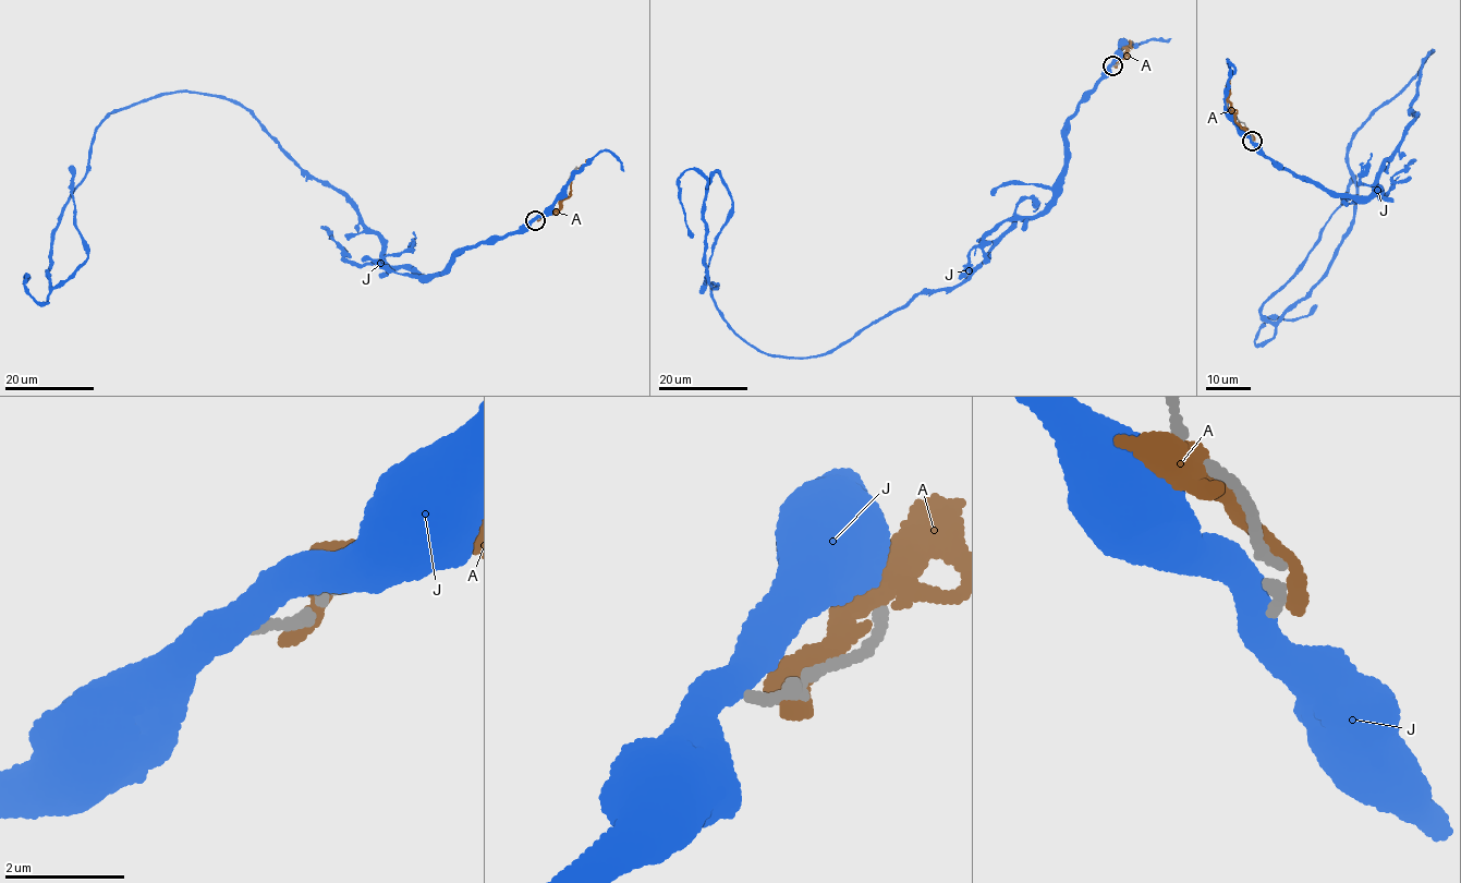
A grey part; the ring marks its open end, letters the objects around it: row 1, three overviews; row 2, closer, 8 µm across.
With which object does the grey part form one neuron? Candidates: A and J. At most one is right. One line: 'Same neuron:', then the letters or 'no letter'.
Same neuron: no letter

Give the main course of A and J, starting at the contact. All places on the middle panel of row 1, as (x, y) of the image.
A: (1117, 63), (1130, 44), (1129, 40), (1125, 43), (1133, 45)
J: (1112, 65), (1058, 195), (961, 282), (825, 353), (756, 350), (713, 295), (716, 171), (703, 293)

